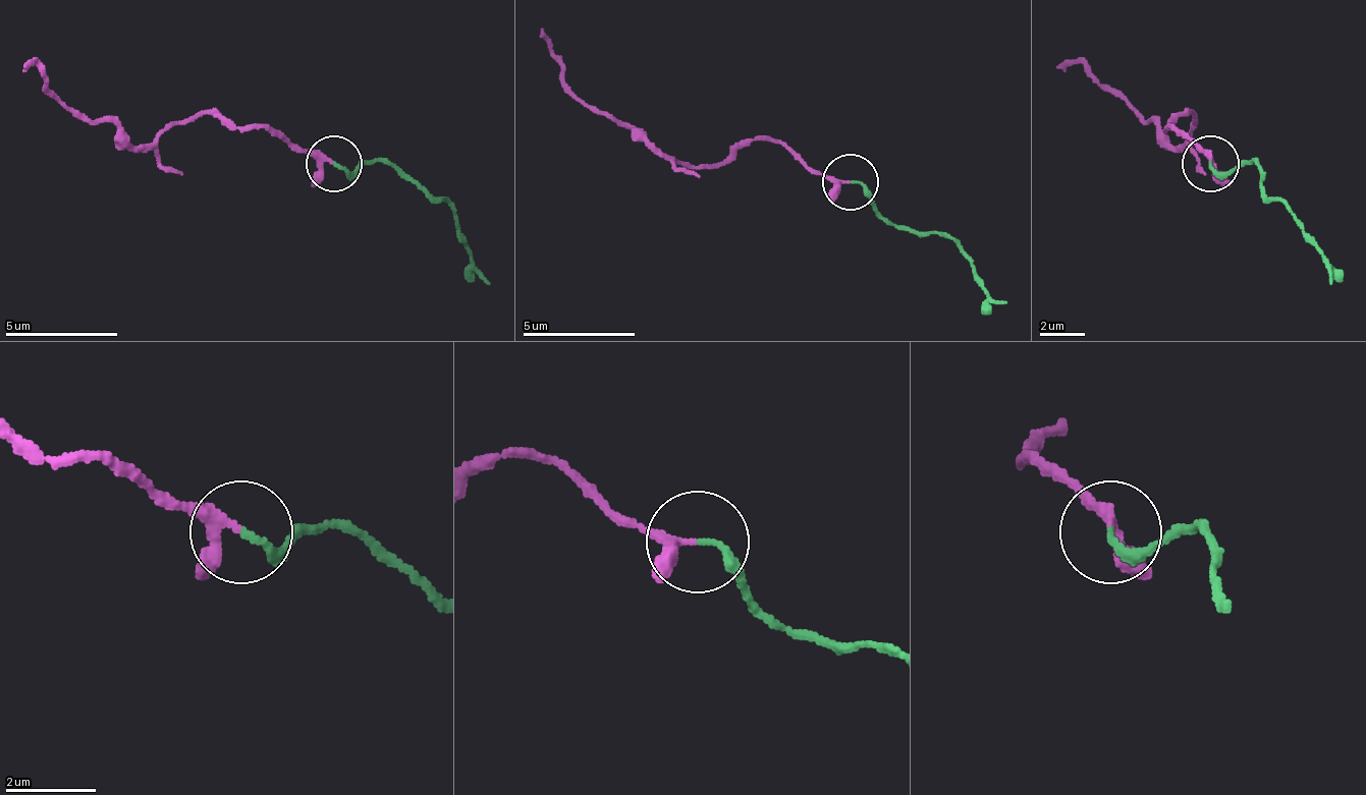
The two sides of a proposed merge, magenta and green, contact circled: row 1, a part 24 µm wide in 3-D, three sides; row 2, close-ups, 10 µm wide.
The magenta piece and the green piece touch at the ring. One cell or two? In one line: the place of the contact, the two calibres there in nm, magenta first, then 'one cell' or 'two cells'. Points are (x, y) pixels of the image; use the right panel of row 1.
place (1210, 164); calibres 200 and 150 nm; one cell

